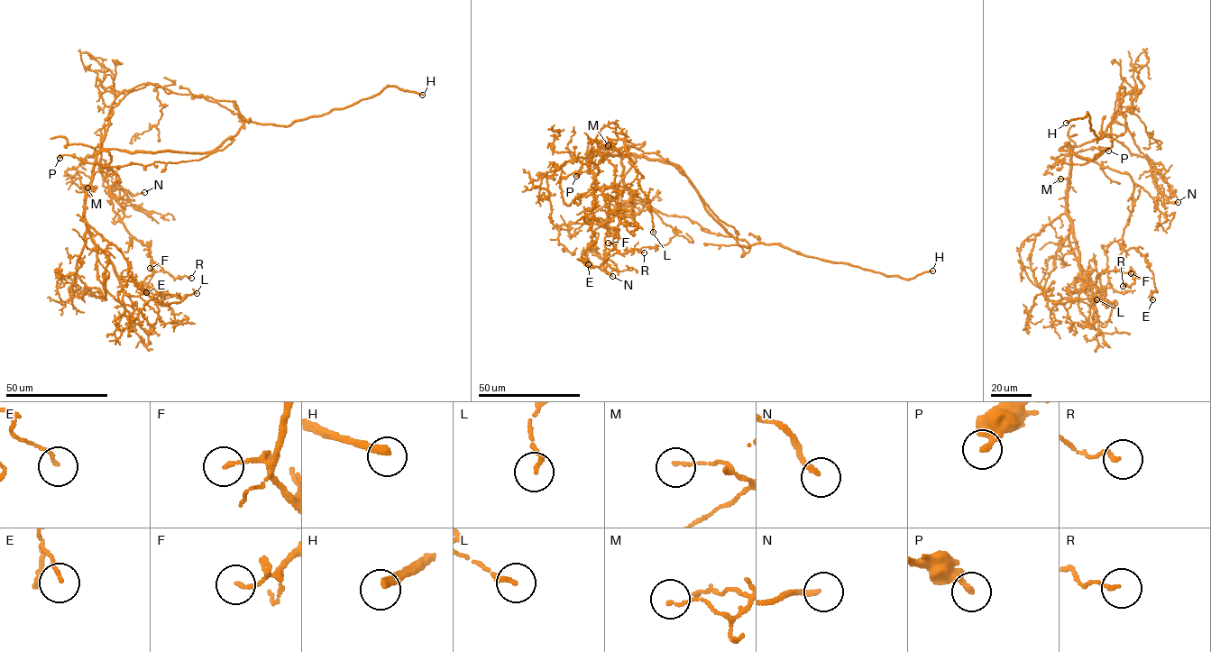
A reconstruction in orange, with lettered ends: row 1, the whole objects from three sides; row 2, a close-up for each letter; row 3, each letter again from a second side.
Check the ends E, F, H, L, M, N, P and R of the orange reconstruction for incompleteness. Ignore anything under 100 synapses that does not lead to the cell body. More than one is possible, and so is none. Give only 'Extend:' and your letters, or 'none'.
Extend: H

